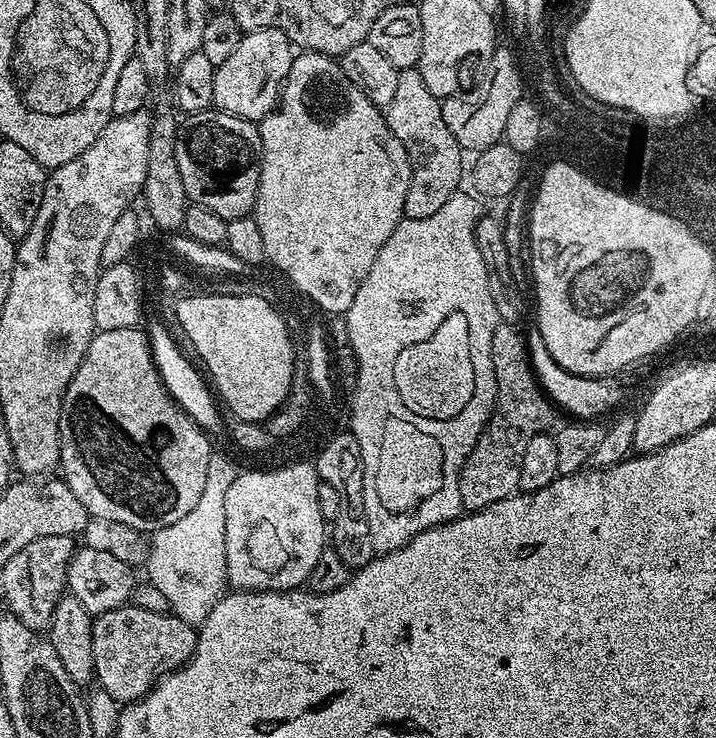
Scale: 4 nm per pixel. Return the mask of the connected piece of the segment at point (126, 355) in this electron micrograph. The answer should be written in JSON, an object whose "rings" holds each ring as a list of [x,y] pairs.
{"rings":[[[143,327],[97,331],[60,407],[58,468],[64,471],[64,483],[74,490],[74,498],[86,506],[89,517],[122,522],[145,534],[178,522],[202,498],[206,469],[214,451],[210,441],[209,434],[176,403],[163,384]]]}

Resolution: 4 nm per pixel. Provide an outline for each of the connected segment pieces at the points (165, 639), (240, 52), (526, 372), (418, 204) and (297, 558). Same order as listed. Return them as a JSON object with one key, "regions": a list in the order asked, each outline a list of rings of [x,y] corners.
{"regions":[[[[127,603],[122,608],[115,608],[114,610],[106,610],[102,615],[95,617],[92,621],[92,641],[94,642],[94,670],[96,675],[94,677],[95,683],[98,685],[99,691],[104,692],[110,698],[114,698],[117,704],[127,706],[134,700],[140,699],[141,696],[148,695],[157,683],[164,679],[169,672],[177,671],[187,664],[188,659],[194,654],[196,649],[196,637],[198,635],[197,629],[191,624],[182,622],[182,618],[172,615],[171,611],[163,612],[162,614],[154,614],[154,610],[142,610],[134,603]]],[[[279,27],[243,33],[234,54],[230,54],[230,58],[216,68],[213,105],[219,111],[240,116],[243,120],[263,120],[273,112],[280,99],[280,89],[290,74],[293,59],[293,44]]],[[[500,322],[492,330],[490,354],[494,362],[496,404],[492,407],[488,425],[482,430],[460,471],[460,503],[465,513],[477,512],[513,495],[518,489],[518,474],[522,470],[522,454],[526,454],[526,442],[553,427],[552,419],[557,409],[536,378],[536,370],[528,356],[525,333],[520,333],[516,327],[512,322]]],[[[419,67],[402,68],[398,74],[398,87],[394,93],[394,99],[383,109],[384,121],[390,126],[390,130],[395,134],[402,146],[406,150],[409,162],[412,163],[412,181],[408,187],[408,197],[404,203],[404,214],[409,220],[418,218],[430,218],[430,214],[442,210],[446,202],[461,187],[460,175],[465,175],[466,160],[462,155],[462,149],[459,142],[450,134],[450,126],[446,126],[446,118],[442,118],[442,100],[441,97],[430,94],[426,82],[422,79]]],[[[315,463],[288,464],[285,468],[272,468],[269,472],[241,471],[234,478],[230,490],[226,490],[226,570],[228,571],[228,584],[241,592],[288,592],[307,585],[310,570],[314,570],[314,562],[326,547],[326,521],[322,518],[322,510],[318,506],[318,486],[321,479],[316,475]]]]}

